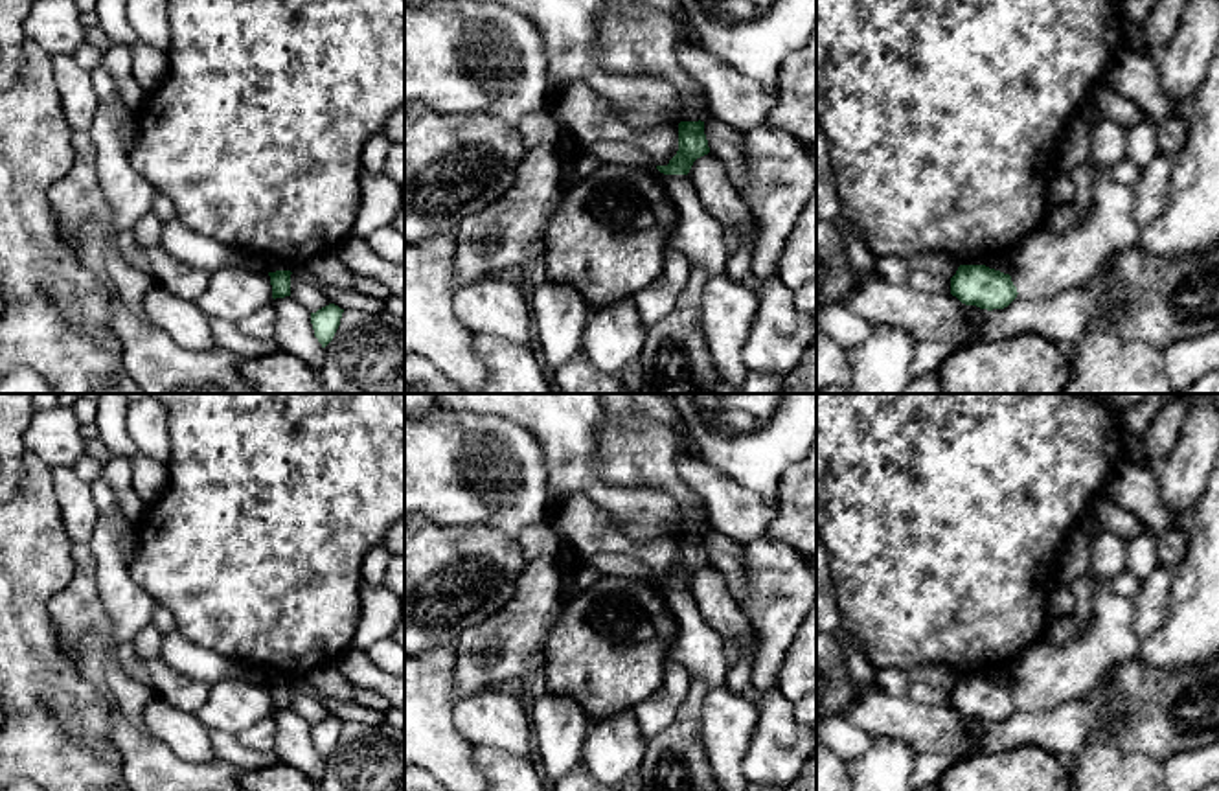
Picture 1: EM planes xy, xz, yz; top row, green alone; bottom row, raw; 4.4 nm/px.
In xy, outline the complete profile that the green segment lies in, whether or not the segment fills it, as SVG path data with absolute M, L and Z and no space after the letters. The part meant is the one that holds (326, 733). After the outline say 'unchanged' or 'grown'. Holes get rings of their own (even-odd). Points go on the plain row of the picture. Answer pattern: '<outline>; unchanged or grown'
M329 716L318 721L316 725L311 725L311 736L314 741L314 749L318 751L322 760L325 760L333 752L340 738L342 725L344 721L340 721L335 716Z; unchanged

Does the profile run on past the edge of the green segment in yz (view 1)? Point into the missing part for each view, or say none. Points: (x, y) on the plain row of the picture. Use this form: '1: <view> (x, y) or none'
1: none

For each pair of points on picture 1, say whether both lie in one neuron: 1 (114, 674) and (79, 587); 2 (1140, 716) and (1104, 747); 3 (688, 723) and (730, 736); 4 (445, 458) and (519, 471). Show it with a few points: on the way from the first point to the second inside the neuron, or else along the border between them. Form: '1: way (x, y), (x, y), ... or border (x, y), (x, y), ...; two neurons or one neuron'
1: border (113, 663), (107, 670), (107, 690), (120, 709); two neurons
2: border (1072, 756), (1096, 734), (1153, 756); two neurons
3: border (699, 727), (710, 769); two neurons
4: way (464, 470), (501, 471); one neuron

